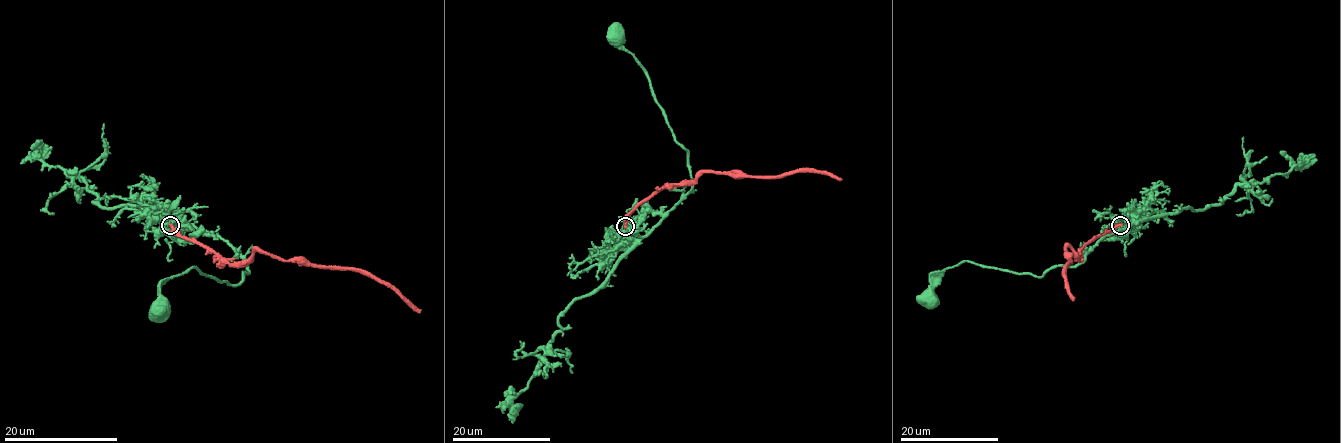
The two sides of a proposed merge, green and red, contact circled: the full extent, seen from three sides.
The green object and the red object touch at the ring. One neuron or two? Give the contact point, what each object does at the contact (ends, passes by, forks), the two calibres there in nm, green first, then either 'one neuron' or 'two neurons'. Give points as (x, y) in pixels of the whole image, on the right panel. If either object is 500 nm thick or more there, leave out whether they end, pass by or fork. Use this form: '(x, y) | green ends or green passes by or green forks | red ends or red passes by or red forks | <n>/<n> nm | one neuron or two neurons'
(1120, 225) | green forks | red ends | 150/360 nm | two neurons

